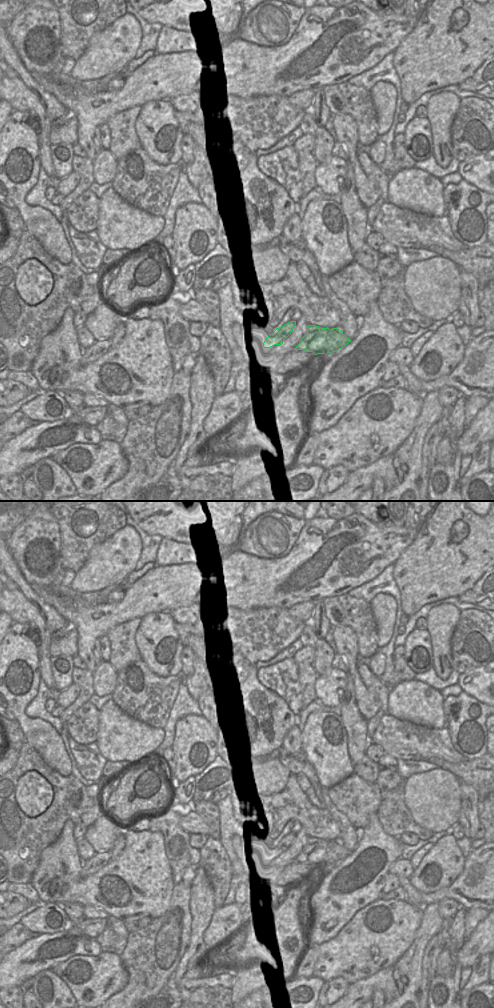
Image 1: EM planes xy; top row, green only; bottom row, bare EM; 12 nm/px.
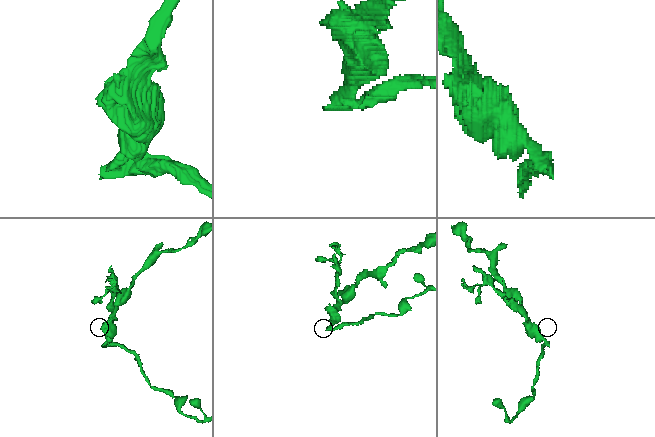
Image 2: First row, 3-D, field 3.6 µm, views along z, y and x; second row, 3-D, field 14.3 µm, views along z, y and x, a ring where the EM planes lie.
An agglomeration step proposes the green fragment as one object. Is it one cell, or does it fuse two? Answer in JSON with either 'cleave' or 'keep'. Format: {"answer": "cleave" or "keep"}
{"answer": "cleave"}

